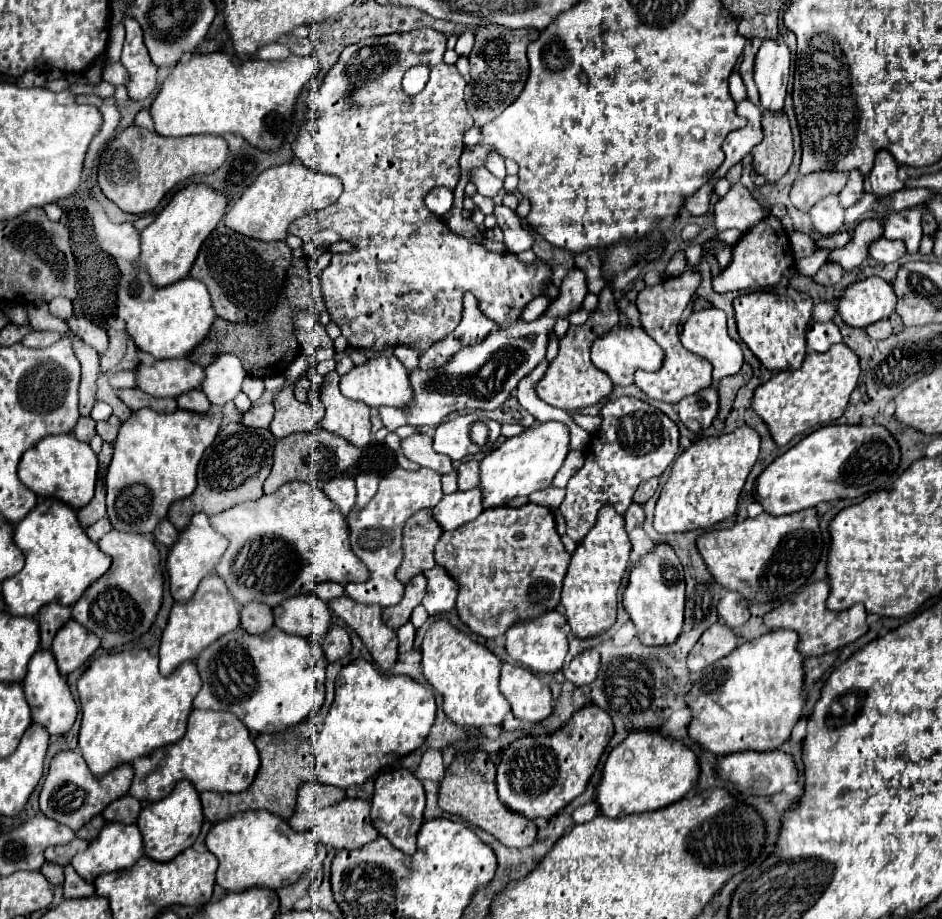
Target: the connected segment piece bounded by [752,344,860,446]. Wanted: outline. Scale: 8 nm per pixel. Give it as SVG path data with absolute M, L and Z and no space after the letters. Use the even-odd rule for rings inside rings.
M834 344L828 352L808 352L798 370L782 370L758 386L752 398L752 410L768 424L778 446L788 444L796 434L838 420L858 384L858 356L846 344Z

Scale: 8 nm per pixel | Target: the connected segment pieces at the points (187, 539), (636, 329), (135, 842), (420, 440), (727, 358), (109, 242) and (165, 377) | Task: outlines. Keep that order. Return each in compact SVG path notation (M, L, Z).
M204 512L194 514L192 520L190 520L190 524L178 534L178 540L172 544L170 554L168 554L168 560L166 560L166 568L168 568L168 576L170 576L172 598L174 600L188 600L196 592L200 580L204 576L208 576L208 574L214 572L214 566L222 558L226 546L228 546L226 538L210 526L208 516Z
M620 322L608 330L602 338L592 344L592 362L596 368L606 372L616 386L630 386L634 382L636 370L658 370L662 366L662 348L644 332L638 322Z
M108 822L102 828L102 832L98 834L98 838L94 838L84 852L74 856L72 866L82 878L86 878L86 882L94 882L100 874L118 872L118 870L126 870L126 868L134 866L134 862L140 856L142 856L142 838L140 838L138 826L136 824L122 824L122 822Z
M416 432L416 434L408 436L406 440L402 440L402 452L408 460L412 460L424 468L438 470L440 474L448 474L452 470L452 460L446 454L434 452L432 438L422 432Z
M710 308L710 310L700 310L700 312L692 312L690 318L684 322L682 326L682 334L680 334L680 340L682 340L682 346L702 358L706 358L712 366L714 366L714 372L712 372L712 378L714 382L722 380L724 376L732 376L732 374L738 374L742 364L744 364L744 358L742 358L742 350L738 346L738 342L734 338L730 338L728 330L726 330L726 314L718 308Z
M102 210L92 214L94 232L102 250L106 250L114 258L136 260L140 256L140 232L134 228L132 222L114 224L106 218Z
M172 358L172 360L156 360L154 364L138 364L136 366L136 386L144 390L150 396L156 398L176 398L178 394L184 394L192 388L200 388L204 378L204 368L198 364L192 364L188 358Z

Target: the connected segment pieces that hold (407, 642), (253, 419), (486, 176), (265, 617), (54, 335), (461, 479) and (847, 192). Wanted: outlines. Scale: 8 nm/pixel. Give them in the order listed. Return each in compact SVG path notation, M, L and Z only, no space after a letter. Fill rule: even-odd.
M406 622L404 626L400 626L400 628L396 630L396 634L398 634L398 642L400 642L398 652L402 654L402 652L412 650L412 644L414 644L414 634L416 634L416 628L412 626L412 622Z
M264 402L264 404L252 406L246 414L242 414L240 422L250 428L268 428L272 422L272 416L274 416L274 406Z
M478 168L472 176L470 176L470 182L476 184L478 192L482 196L488 196L488 198L494 198L498 196L498 192L502 190L502 180L498 180L496 176L492 176L486 168Z
M250 602L240 610L240 626L248 634L264 634L274 626L272 608L262 602Z
M30 332L28 338L22 340L22 344L30 346L30 348L46 348L58 340L60 340L58 332Z
M470 460L458 466L458 488L460 490L470 490L480 484L480 462Z
M852 170L850 176L848 176L848 182L846 182L846 186L842 188L842 194L840 194L840 202L842 202L844 208L852 206L864 194L862 182L864 182L864 176L860 174L860 170Z

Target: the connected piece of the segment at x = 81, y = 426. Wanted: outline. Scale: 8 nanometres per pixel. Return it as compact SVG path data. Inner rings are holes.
M90 416L80 418L80 420L76 422L76 426L74 426L72 432L74 432L74 436L76 436L78 440L90 442L90 440L96 436L96 422L94 422Z

